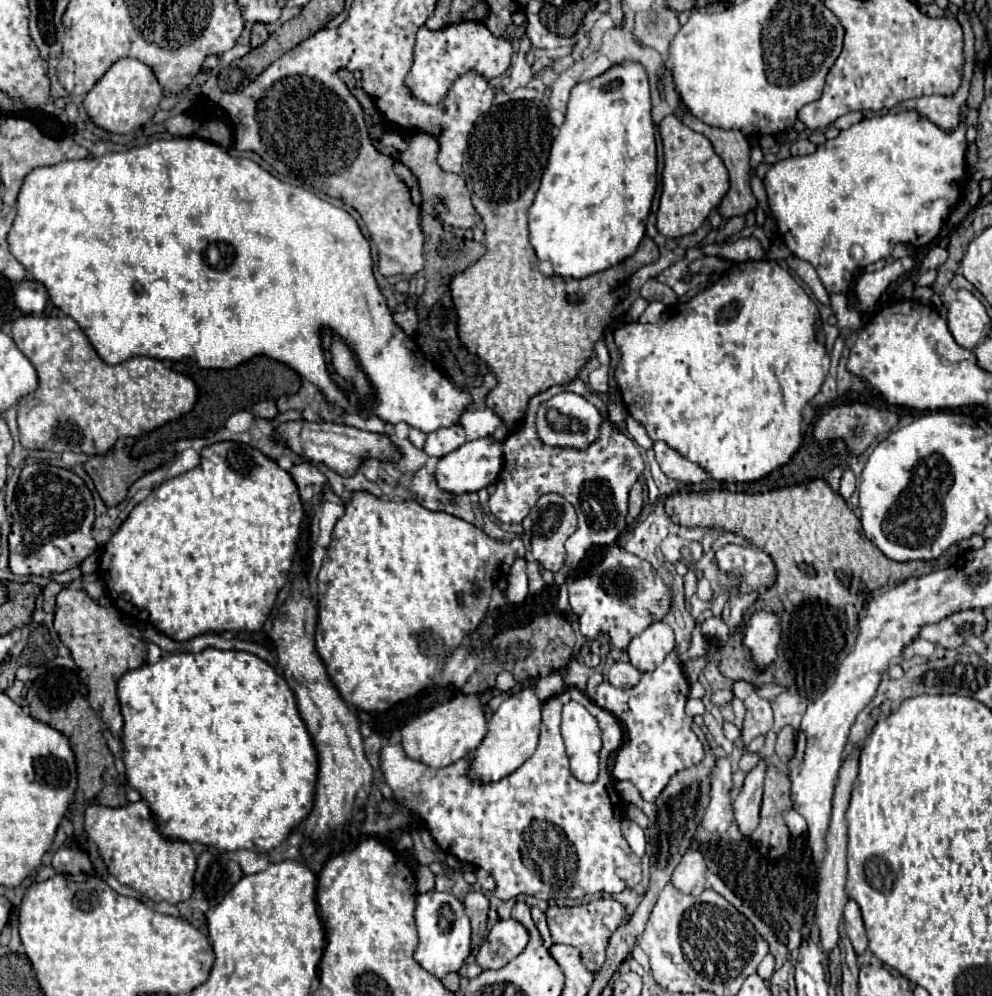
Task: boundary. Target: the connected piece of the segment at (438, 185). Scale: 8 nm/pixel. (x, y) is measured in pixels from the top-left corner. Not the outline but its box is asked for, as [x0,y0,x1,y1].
[400,132,480,228]

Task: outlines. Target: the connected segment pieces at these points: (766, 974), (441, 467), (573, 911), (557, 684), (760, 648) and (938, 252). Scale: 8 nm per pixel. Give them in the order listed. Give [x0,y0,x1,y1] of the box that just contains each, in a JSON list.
[[756,954,774,980],[436,436,504,494],[546,896,628,974],[534,671,566,702],[742,610,782,670],[922,246,946,270]]

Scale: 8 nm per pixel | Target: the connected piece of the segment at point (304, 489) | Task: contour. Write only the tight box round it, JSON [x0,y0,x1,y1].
[290,462,326,502]

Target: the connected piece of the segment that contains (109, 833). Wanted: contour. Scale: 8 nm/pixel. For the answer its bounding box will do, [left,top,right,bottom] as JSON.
[84,800,196,904]

